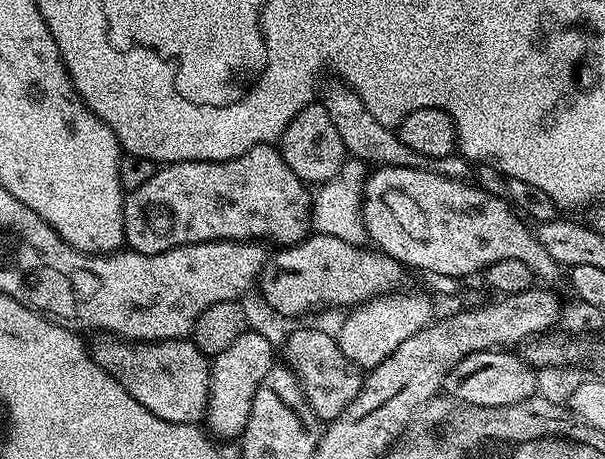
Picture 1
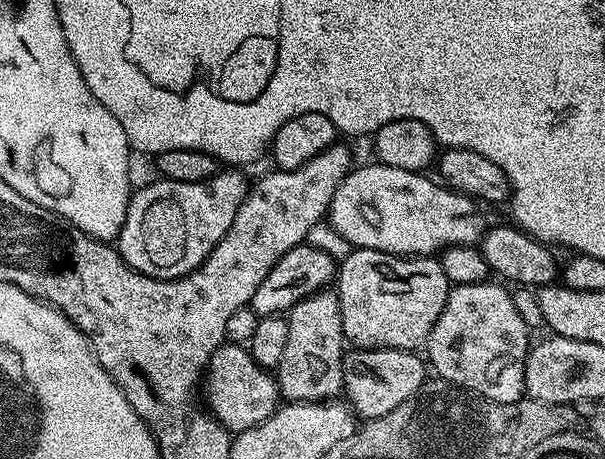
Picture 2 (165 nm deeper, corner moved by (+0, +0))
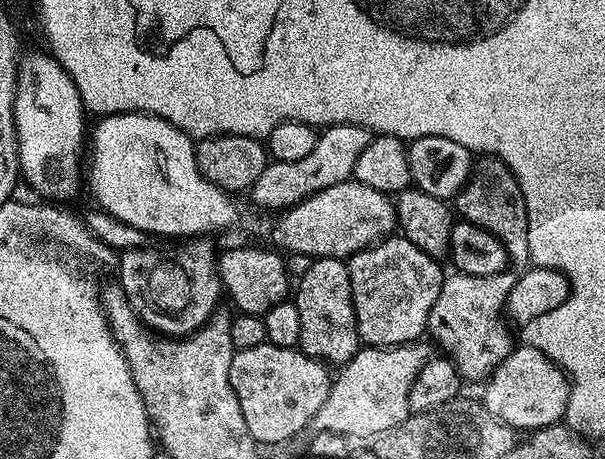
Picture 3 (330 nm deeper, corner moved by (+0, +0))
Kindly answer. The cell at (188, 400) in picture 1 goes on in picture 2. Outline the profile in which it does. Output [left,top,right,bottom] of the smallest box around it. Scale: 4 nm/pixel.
[202,342,282,434]

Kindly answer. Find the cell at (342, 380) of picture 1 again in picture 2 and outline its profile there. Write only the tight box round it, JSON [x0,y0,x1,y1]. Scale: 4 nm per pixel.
[343,348,429,421]

